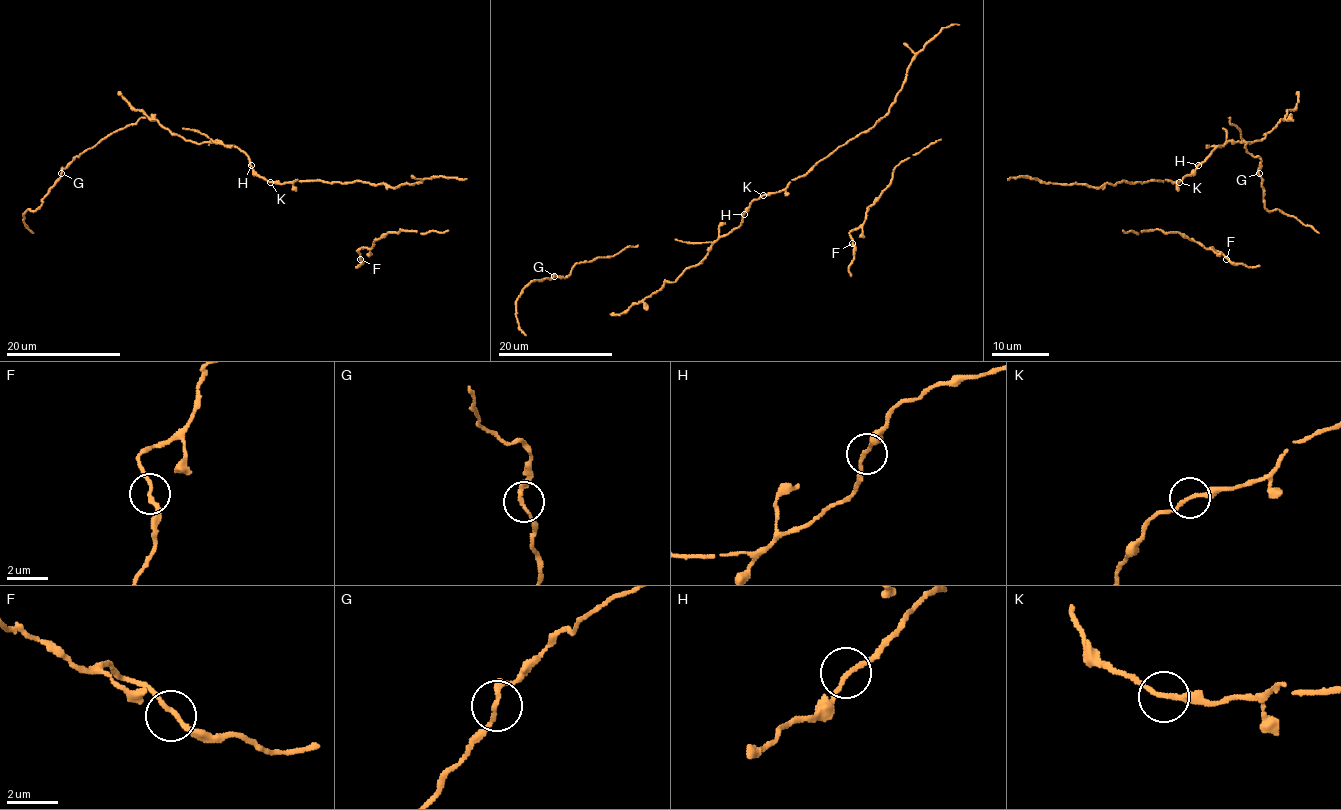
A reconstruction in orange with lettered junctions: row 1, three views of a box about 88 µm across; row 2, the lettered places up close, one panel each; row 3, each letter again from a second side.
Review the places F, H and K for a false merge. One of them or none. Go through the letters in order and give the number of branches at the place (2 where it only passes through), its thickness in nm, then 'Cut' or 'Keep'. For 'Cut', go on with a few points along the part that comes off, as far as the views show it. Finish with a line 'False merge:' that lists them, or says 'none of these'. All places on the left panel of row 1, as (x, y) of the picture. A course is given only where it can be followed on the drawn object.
F: Branches: 2. Thickness 190 nm. Keep
H: Branches: 2. Thickness 160 nm. Keep
K: Branches: 2. Thickness 200 nm. Keep
False merge: none of these

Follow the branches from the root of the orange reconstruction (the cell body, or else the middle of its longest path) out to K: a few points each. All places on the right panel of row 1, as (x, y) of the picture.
K: (1198, 166), (1179, 182)

